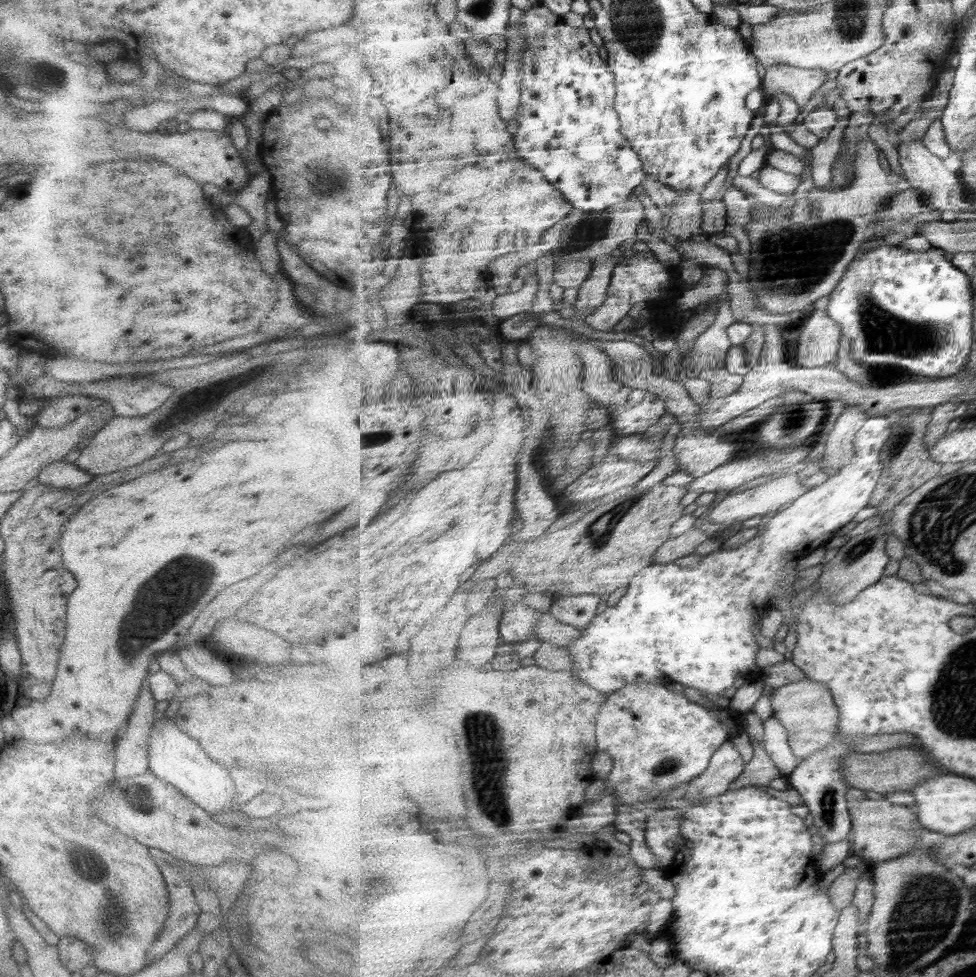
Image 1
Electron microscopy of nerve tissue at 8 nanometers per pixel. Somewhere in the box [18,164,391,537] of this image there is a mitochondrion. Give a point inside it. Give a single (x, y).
(330, 186)

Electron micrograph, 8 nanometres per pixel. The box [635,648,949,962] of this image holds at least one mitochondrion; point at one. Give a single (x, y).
(915, 881)

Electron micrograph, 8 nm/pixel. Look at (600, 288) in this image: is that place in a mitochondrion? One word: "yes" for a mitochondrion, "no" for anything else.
no

